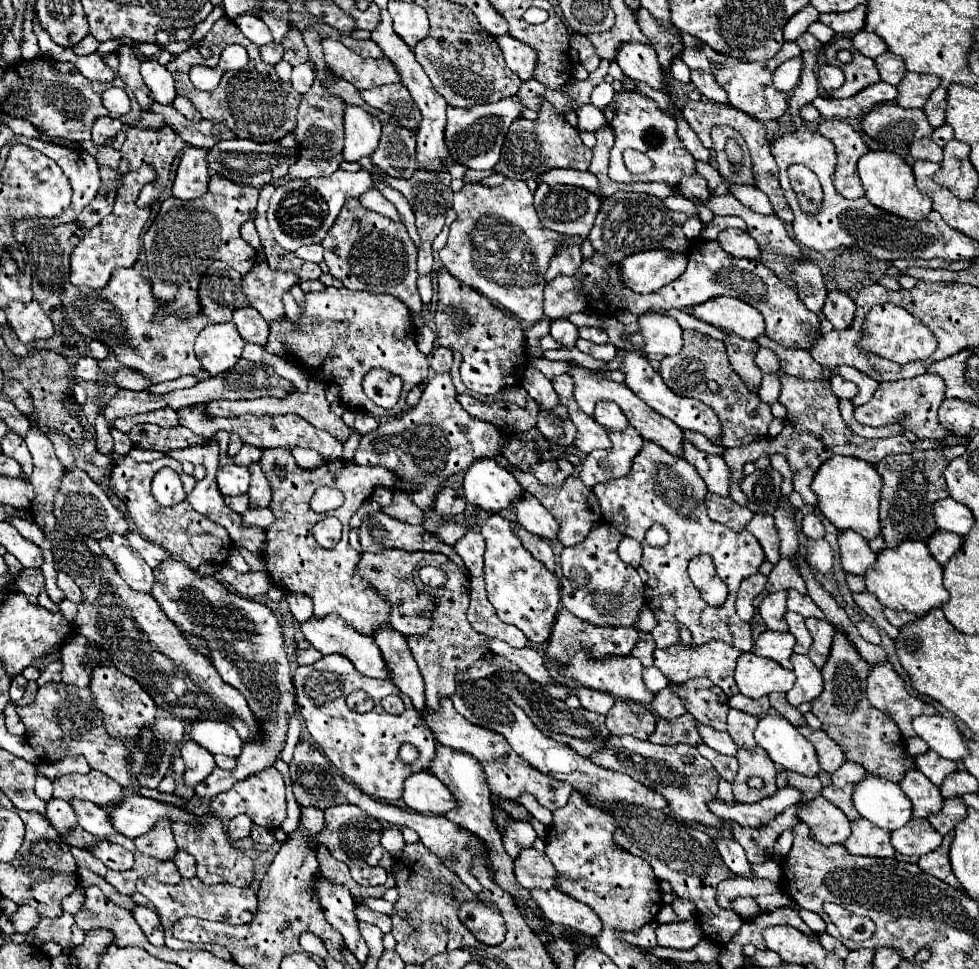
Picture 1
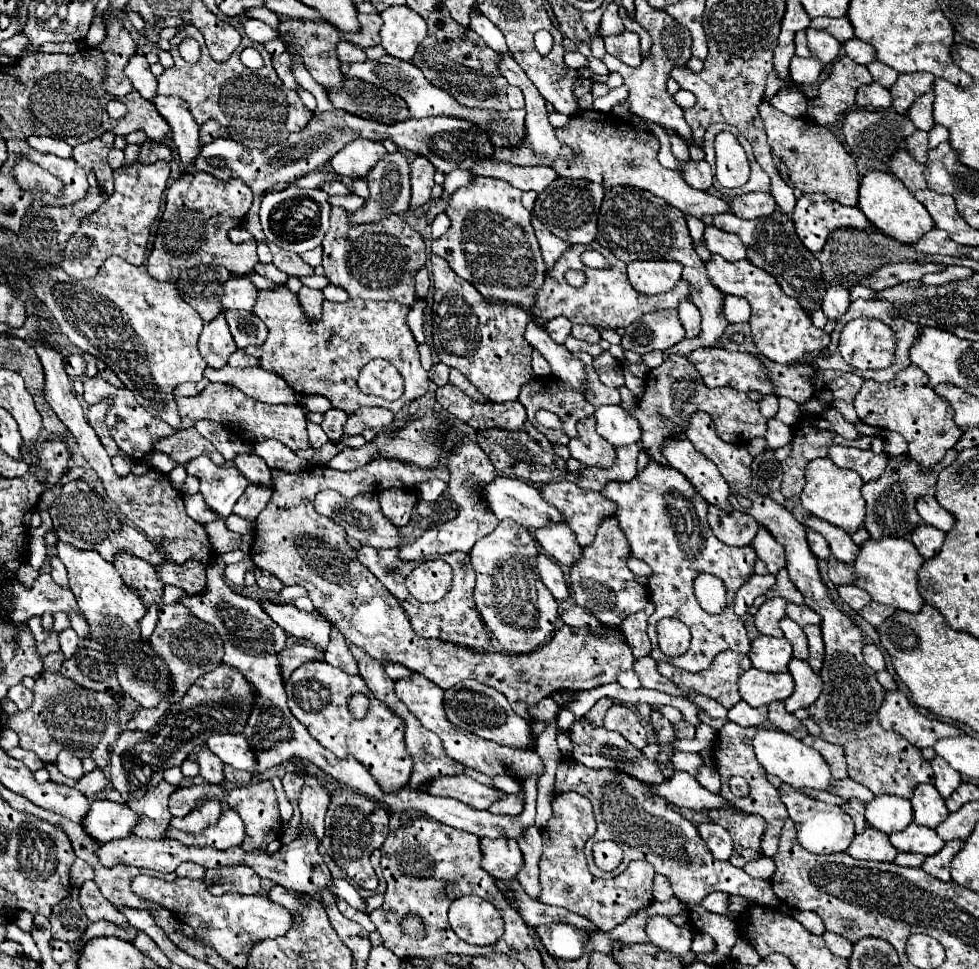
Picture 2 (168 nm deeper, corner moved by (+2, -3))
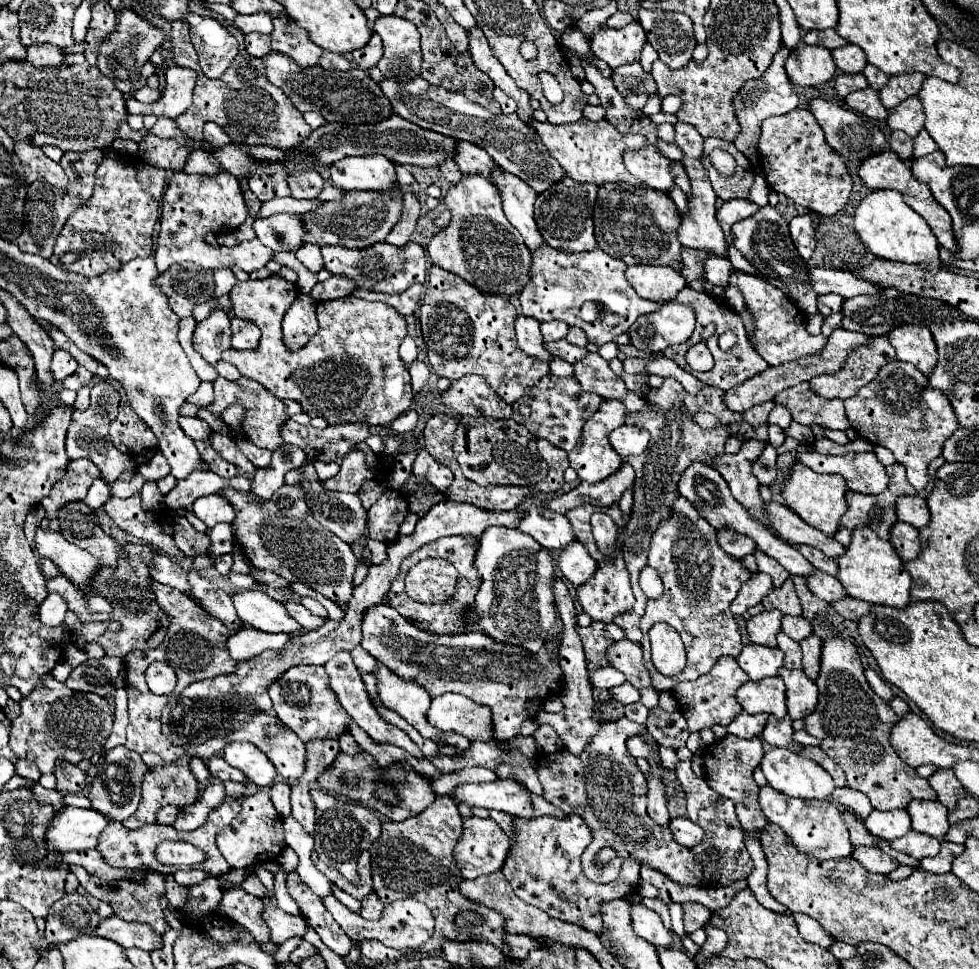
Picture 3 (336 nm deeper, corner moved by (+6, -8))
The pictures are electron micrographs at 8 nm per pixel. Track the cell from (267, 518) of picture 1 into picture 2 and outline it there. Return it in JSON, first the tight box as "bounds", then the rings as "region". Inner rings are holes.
{"bounds":[226,514,254,534],"region":[[[230,514],[226,518],[226,528],[232,532],[238,532],[238,534],[250,534],[254,530],[254,524],[246,522],[244,518],[238,518],[236,514]]]}

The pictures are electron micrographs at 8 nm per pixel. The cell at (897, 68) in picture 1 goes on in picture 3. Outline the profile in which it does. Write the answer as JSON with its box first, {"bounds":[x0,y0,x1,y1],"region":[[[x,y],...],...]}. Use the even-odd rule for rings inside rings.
{"bounds":[862,65,888,91],"region":[[[866,65],[862,73],[864,73],[864,77],[868,79],[868,85],[870,85],[872,89],[876,89],[876,91],[880,91],[880,89],[886,85],[886,81],[888,81],[886,73],[882,73],[880,69],[876,69],[876,67],[872,67],[872,65]]]}

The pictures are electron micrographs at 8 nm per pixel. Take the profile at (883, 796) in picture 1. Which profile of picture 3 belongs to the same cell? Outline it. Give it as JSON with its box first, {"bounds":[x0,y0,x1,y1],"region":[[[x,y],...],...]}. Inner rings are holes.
{"bounds":[864,809,912,841],"region":[[[896,809],[896,811],[872,811],[866,821],[864,821],[866,829],[886,841],[898,839],[902,835],[906,835],[912,827],[910,827],[910,815],[906,809]]]}

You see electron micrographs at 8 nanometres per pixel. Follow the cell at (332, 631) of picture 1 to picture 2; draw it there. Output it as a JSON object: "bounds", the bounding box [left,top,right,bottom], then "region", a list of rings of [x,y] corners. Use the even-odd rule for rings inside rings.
{"bounds":[260,600,330,648],"region":[[[262,600],[260,604],[262,604],[264,612],[288,634],[310,640],[322,648],[328,646],[330,622],[324,616],[298,610],[294,604],[274,604],[270,600]]]}

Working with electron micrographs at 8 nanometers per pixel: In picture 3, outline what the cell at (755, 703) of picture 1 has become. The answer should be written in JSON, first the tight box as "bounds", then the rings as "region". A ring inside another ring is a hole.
{"bounds":[728,711,768,739],"region":[[[742,711],[740,715],[736,715],[736,719],[728,725],[728,733],[750,739],[750,737],[758,737],[766,725],[768,715],[750,715],[746,711]]]}

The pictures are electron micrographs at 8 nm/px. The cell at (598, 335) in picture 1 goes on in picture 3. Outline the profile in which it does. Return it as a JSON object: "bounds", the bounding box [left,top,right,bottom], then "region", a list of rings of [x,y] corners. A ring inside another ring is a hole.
{"bounds":[566,327,588,347],"region":[[[570,327],[568,335],[566,335],[566,341],[570,341],[572,345],[578,345],[578,347],[586,347],[588,345],[588,339],[586,339],[586,333],[578,327]]]}

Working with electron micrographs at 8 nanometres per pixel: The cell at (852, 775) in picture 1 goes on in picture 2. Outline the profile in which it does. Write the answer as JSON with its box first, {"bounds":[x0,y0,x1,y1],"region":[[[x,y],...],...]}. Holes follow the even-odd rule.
{"bounds":[836,778,874,804],"region":[[[852,778],[836,780],[836,794],[842,798],[858,798],[862,804],[868,804],[874,798],[874,794],[866,786],[854,782]]]}

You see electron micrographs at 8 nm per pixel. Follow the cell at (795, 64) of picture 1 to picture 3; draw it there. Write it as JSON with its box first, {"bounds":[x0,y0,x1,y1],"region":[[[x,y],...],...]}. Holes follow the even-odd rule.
{"bounds":[786,43,836,85],"region":[[[800,43],[786,59],[788,79],[796,85],[820,85],[828,81],[836,71],[836,63],[830,49],[818,45]]]}

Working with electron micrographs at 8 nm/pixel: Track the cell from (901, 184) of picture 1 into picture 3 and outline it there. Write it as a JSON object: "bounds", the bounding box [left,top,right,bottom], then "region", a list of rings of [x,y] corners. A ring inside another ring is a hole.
{"bounds":[854,189,940,271],"region":[[[878,189],[870,191],[854,213],[854,229],[860,235],[862,243],[878,257],[902,263],[918,263],[930,271],[940,269],[938,257],[938,241],[930,231],[926,219],[922,219],[912,207],[908,207],[902,199],[900,191],[892,189]]]}

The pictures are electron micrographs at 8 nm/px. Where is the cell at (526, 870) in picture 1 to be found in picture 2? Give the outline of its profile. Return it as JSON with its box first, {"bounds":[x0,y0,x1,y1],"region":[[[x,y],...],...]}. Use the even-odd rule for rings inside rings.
{"bounds":[480,838,522,880],"region":[[[480,838],[482,852],[482,870],[486,870],[492,878],[510,880],[516,878],[516,872],[522,868],[522,852],[514,838]]]}

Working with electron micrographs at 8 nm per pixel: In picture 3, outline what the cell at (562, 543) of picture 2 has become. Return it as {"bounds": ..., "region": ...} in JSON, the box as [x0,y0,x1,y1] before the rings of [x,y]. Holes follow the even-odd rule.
{"bounds":[558,541,596,585],"region":[[[574,541],[574,543],[570,543],[570,547],[560,551],[558,567],[572,585],[582,585],[592,577],[596,561],[588,555],[588,551],[584,549],[582,543]]]}

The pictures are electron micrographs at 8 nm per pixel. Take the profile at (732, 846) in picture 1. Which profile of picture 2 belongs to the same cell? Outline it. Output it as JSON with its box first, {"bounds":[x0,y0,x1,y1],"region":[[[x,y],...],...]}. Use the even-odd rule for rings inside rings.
{"bounds":[696,822,734,860],"region":[[[708,822],[708,824],[700,824],[696,830],[702,836],[702,840],[708,844],[708,850],[714,854],[714,858],[718,858],[718,860],[730,858],[734,842],[732,842],[730,834],[720,824]]]}

